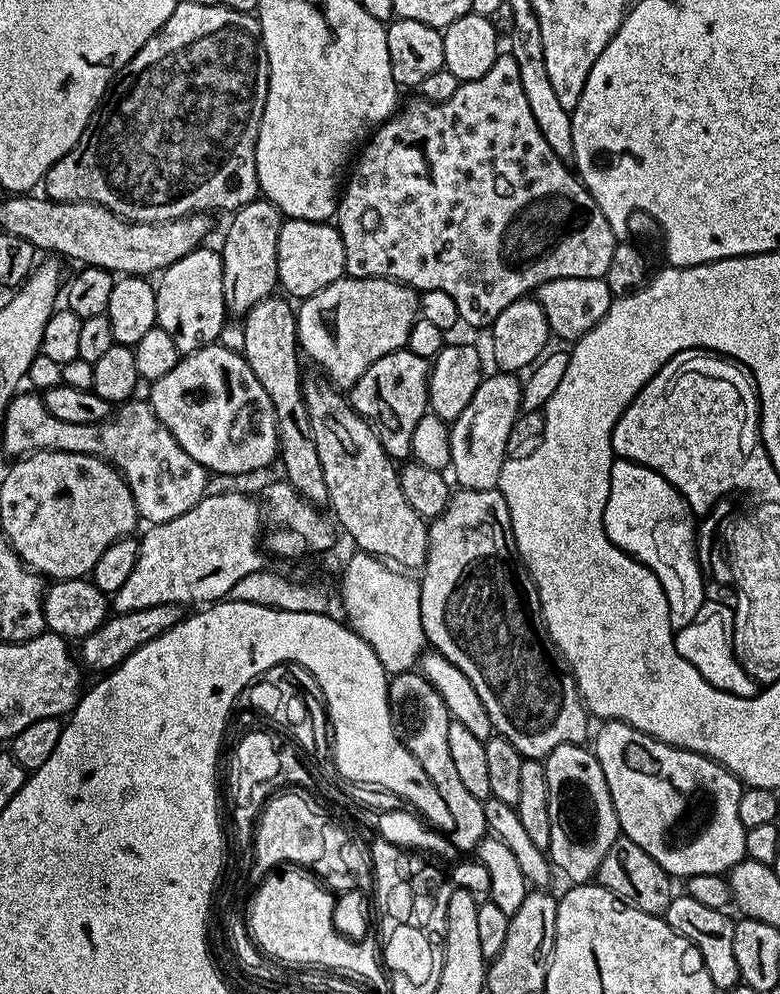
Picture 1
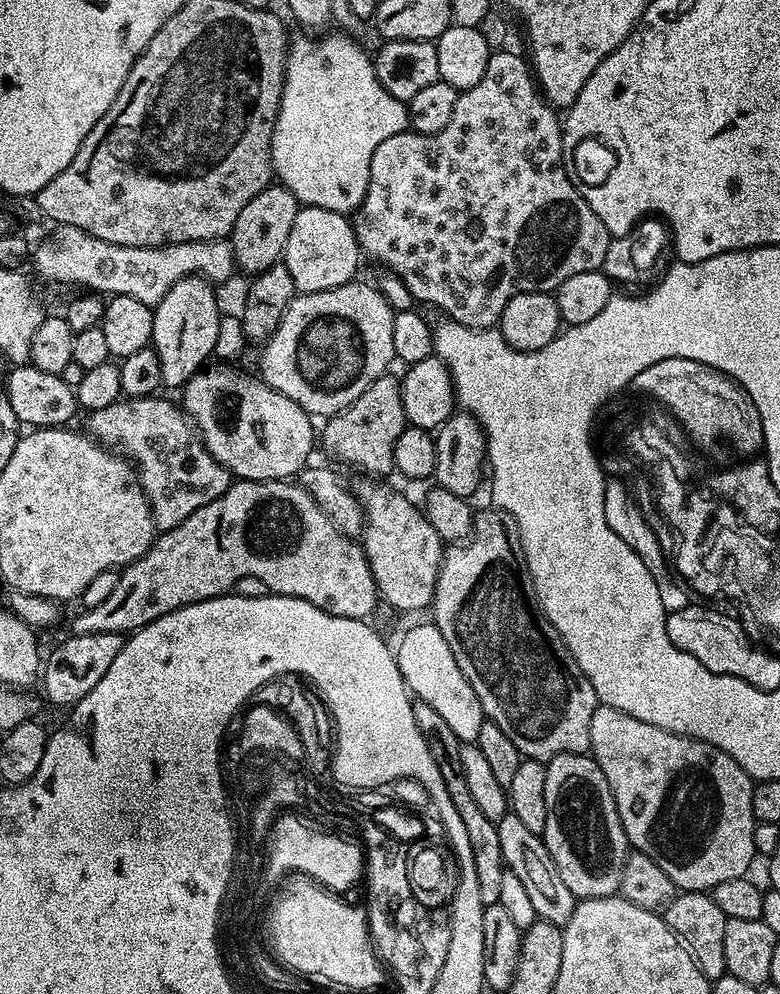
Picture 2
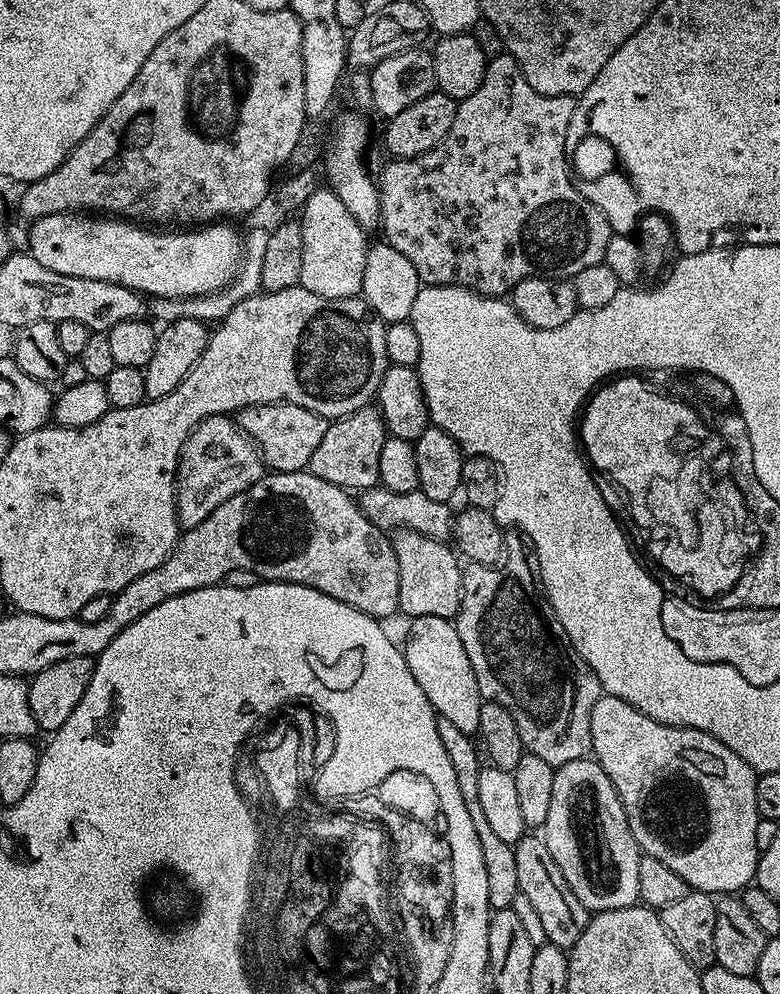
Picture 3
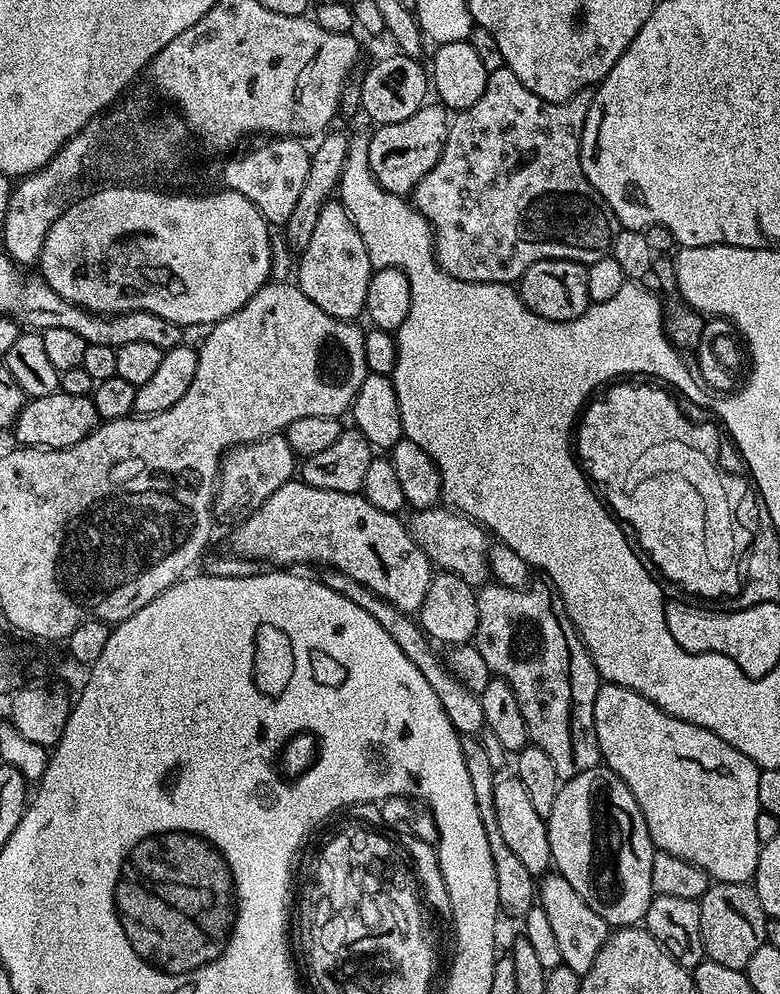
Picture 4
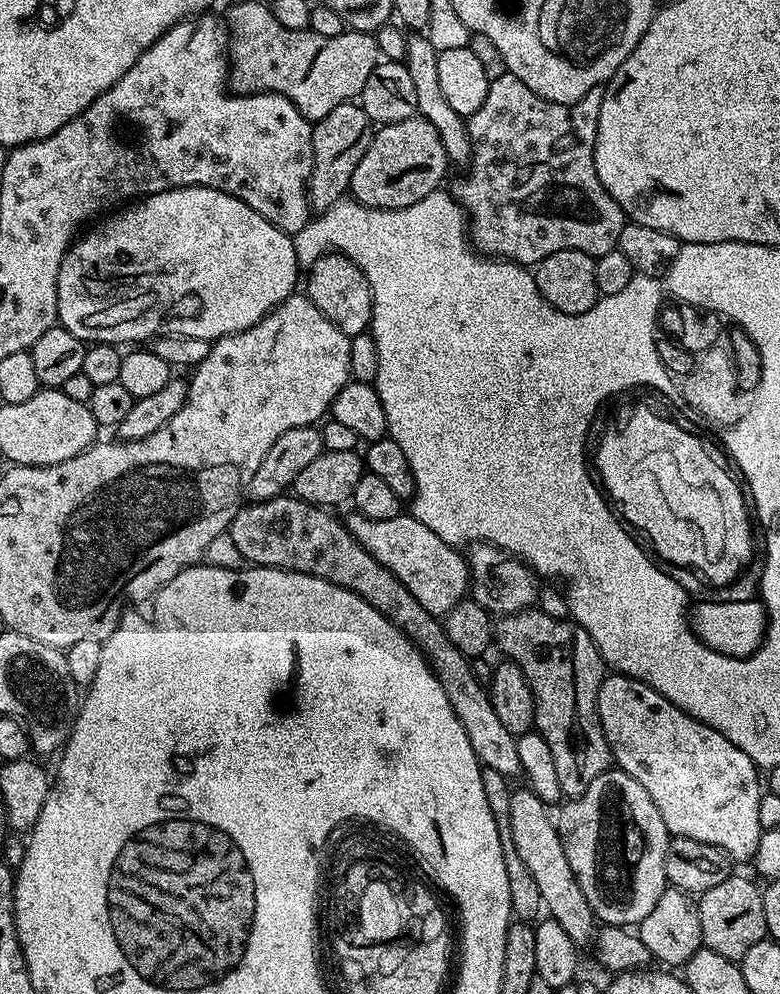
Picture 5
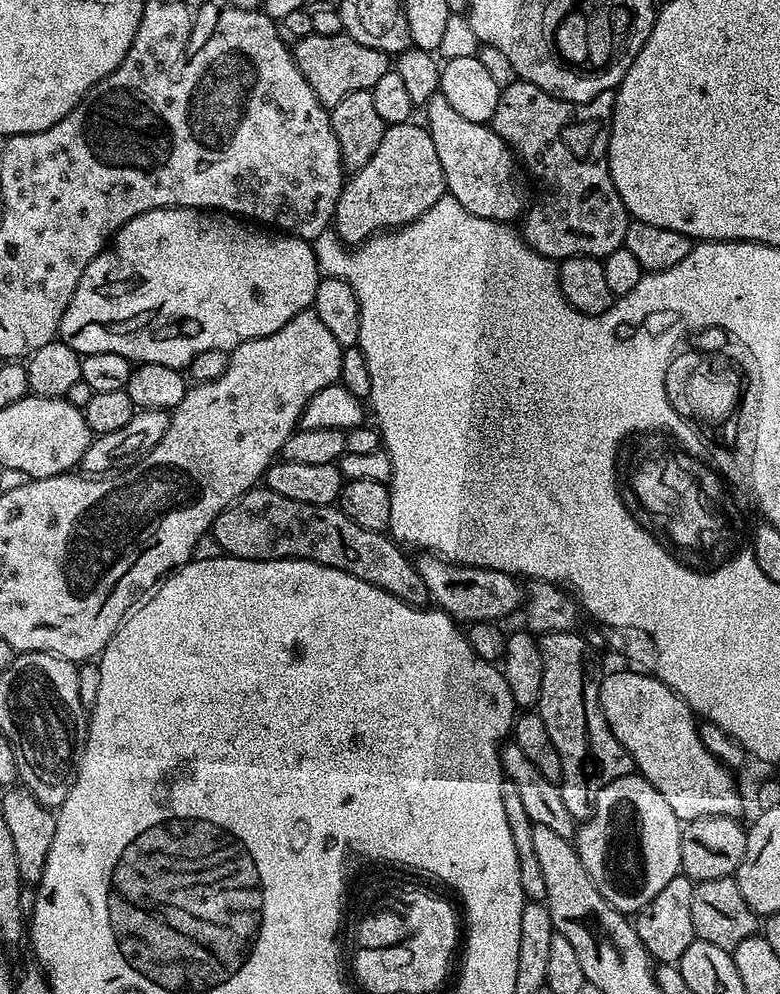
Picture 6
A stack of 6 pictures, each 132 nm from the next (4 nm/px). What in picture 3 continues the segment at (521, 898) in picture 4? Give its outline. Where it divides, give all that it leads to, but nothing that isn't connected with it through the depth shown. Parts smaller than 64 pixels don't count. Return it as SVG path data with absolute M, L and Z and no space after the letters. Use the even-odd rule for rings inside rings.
M440 718L437 719L436 725L438 726L438 738L442 738L442 746L446 746L446 754L450 754L450 762L454 762L454 775L458 778L458 787L463 801L466 802L466 811L469 812L470 819L474 822L478 843L482 845L482 858L486 862L486 883L490 890L490 906L493 910L511 908L514 898L520 895L518 870L514 863L514 847L502 842L502 838L497 838L494 830L490 830L490 825L486 823L486 817L482 815L482 805L478 803L478 774L482 767L482 760L478 755L477 745L471 735L462 733L453 722Z

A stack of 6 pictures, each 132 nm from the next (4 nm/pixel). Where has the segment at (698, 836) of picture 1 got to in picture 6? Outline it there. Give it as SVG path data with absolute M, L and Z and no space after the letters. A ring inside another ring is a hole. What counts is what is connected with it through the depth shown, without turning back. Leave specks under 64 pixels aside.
M619 670L600 680L600 709L618 742L632 757L635 771L651 782L654 790L670 802L670 810L681 822L707 816L734 816L740 813L740 792L732 781L733 773L703 745L697 717L672 688L667 688L655 675Z

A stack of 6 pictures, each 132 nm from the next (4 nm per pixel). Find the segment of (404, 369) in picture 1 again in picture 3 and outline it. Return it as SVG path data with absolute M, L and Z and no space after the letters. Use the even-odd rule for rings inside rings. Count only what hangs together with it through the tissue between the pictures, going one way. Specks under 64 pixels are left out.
M365 406L345 416L335 417L329 423L326 434L322 434L322 443L318 450L314 450L314 458L310 458L307 471L345 490L377 487L380 482L378 458L385 438L386 429L379 407Z

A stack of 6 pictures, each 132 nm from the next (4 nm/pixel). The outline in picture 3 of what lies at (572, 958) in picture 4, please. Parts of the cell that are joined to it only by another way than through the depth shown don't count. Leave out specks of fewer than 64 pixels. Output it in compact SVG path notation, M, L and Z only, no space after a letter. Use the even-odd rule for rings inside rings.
M524 835L514 845L514 863L518 870L520 895L533 904L542 922L542 930L546 930L547 943L565 950L572 949L578 938L582 938L582 930L586 930L590 910L576 897L574 890L570 890L566 878L562 878L562 870L558 870L558 862L554 862L554 854L550 854L543 835Z

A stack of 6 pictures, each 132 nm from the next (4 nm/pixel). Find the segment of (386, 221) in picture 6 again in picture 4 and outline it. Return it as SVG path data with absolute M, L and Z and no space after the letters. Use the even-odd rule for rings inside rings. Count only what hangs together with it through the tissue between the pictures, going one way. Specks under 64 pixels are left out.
M439 102L425 103L410 118L402 118L402 122L381 124L368 138L368 165L372 176L382 186L382 190L393 192L396 196L407 197L416 188L420 179L440 160L442 150L446 146L449 109Z

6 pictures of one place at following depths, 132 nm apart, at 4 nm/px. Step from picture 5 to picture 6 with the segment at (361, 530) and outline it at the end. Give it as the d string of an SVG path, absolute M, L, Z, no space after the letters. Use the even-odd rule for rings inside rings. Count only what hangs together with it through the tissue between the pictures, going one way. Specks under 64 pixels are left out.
M424 554L421 557L421 560L415 561L415 566L420 572L420 577L426 586L431 603L444 611L446 615L452 617L453 620L463 622L468 626L485 622L500 622L503 621L503 616L510 615L519 604L521 607L522 584L517 577L510 576L507 572L495 572L489 568L471 568L465 564L452 564L448 560L442 560L439 556L431 554Z

